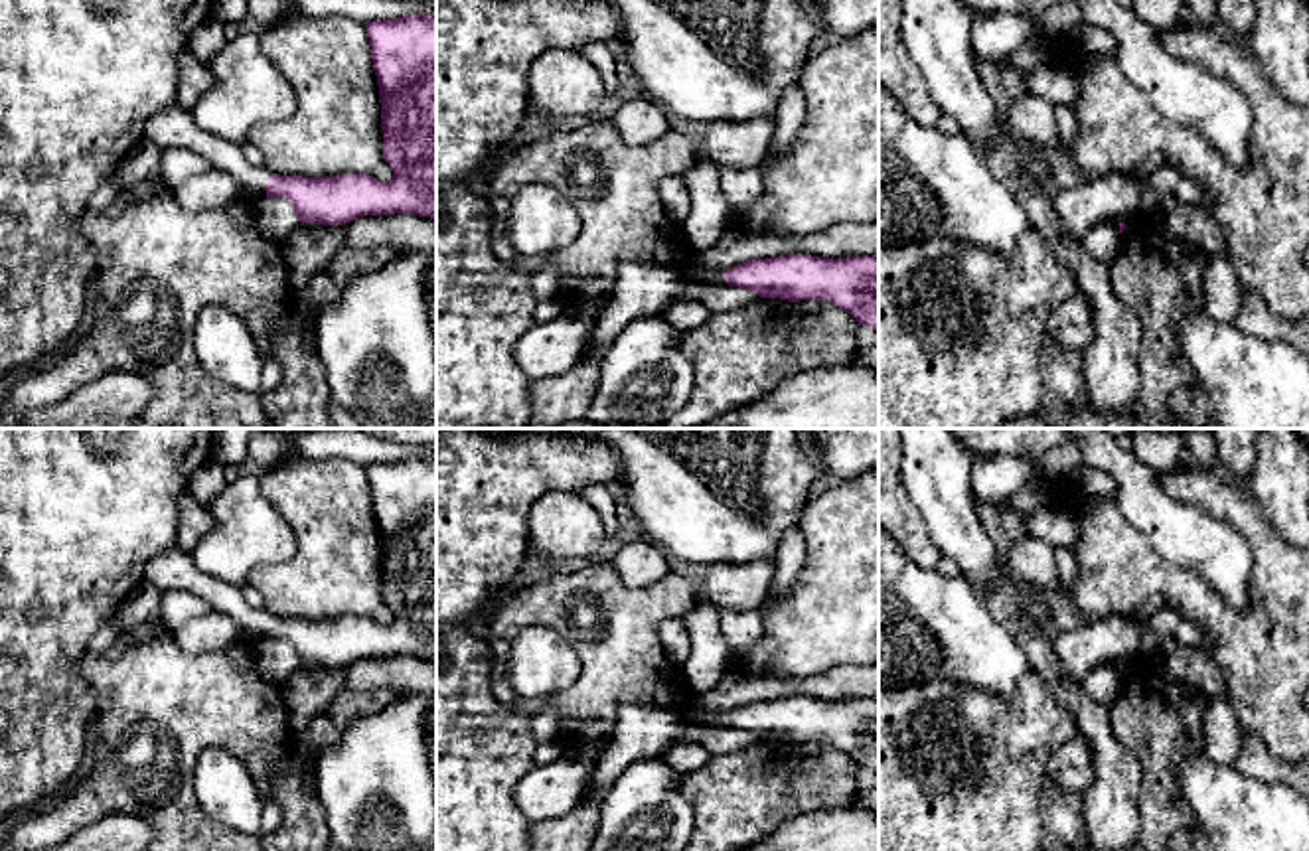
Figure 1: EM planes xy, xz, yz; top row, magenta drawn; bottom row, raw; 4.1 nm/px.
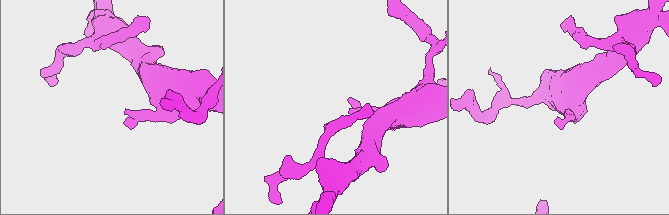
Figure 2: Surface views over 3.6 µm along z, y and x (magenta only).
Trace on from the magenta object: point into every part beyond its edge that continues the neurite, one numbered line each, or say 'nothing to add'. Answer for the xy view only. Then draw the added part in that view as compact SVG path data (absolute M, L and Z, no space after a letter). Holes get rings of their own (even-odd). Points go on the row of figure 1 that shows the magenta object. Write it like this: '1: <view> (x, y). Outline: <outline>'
1: xy (170, 127). Outline: M178 105L154 113L146 120L144 138L162 150L188 148L205 158L213 170L237 178L259 199L267 197L267 184L272 174L265 166L251 166L237 144L201 130L192 115Z

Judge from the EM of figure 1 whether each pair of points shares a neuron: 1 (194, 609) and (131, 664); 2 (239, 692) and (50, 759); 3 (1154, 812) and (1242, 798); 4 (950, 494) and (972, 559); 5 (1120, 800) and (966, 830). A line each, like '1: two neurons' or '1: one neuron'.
1: two neurons
2: two neurons
3: two neurons
4: one neuron
5: two neurons

